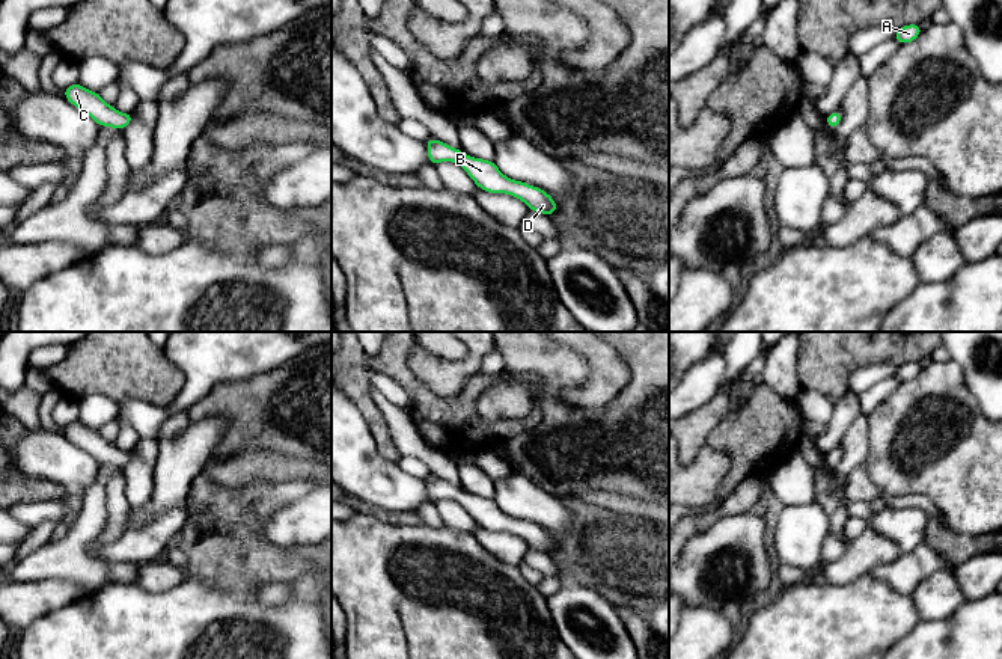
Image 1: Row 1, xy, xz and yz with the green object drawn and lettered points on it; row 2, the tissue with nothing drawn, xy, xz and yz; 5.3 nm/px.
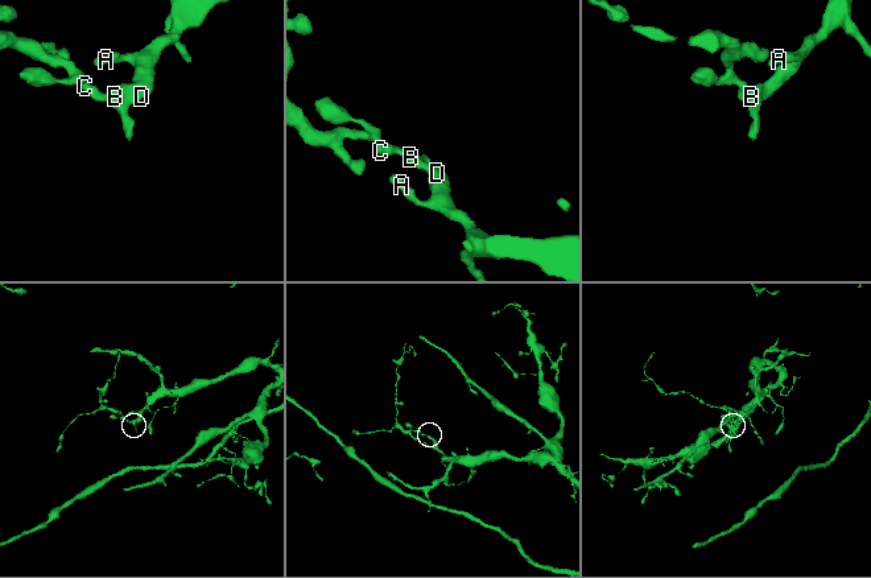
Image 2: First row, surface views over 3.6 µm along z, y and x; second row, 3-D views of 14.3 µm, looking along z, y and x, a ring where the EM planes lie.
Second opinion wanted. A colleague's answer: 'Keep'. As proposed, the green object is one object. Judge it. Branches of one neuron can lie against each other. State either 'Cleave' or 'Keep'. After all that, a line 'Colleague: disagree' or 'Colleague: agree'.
Keep
Colleague: agree

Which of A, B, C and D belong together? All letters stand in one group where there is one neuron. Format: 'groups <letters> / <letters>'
groups A B C D

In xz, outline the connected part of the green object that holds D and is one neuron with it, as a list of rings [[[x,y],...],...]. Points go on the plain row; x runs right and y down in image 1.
[[[434,475],[426,478],[429,502],[458,501],[473,520],[487,531],[506,531],[523,538],[529,547],[551,553],[558,549],[554,537],[544,528],[505,514],[494,499],[475,496]]]

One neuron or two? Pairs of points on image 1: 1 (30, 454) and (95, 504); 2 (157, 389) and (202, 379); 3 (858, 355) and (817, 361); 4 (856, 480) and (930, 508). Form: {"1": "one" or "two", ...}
{"1": "two", "2": "two", "3": "one", "4": "one"}

